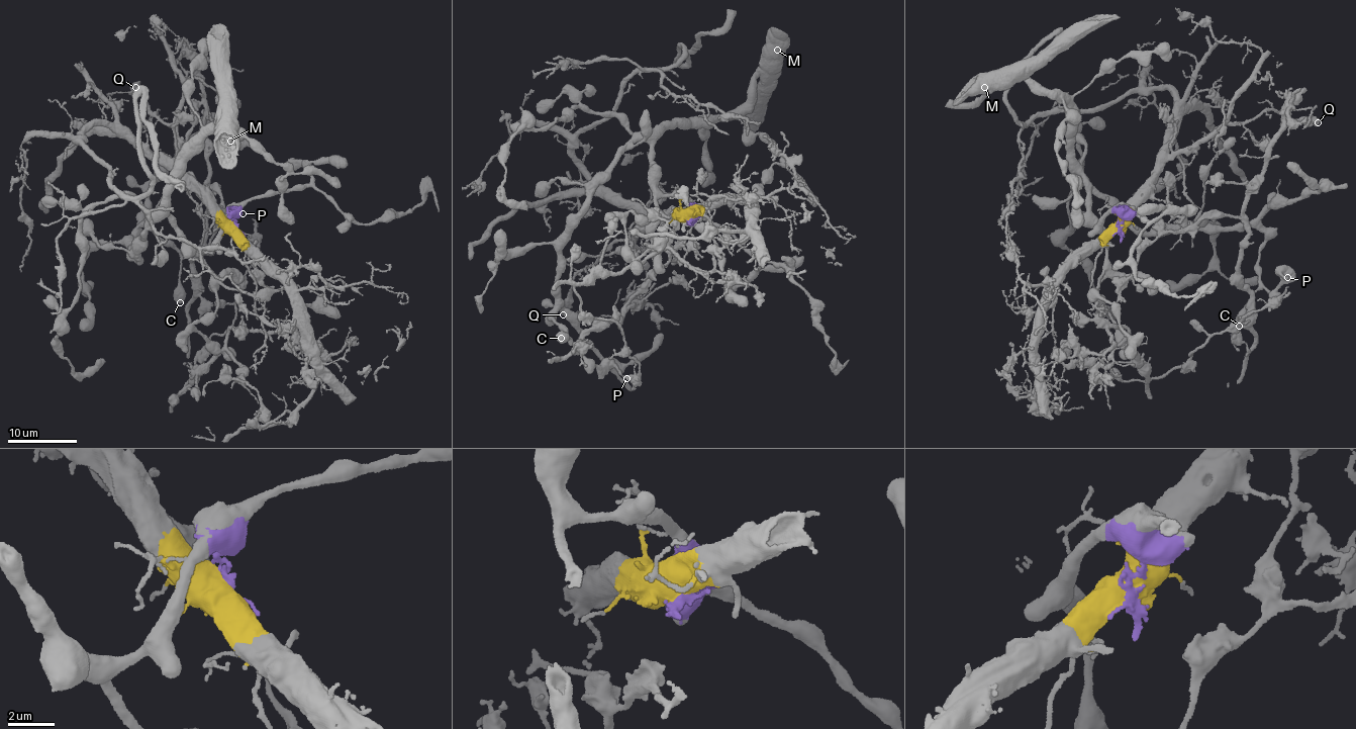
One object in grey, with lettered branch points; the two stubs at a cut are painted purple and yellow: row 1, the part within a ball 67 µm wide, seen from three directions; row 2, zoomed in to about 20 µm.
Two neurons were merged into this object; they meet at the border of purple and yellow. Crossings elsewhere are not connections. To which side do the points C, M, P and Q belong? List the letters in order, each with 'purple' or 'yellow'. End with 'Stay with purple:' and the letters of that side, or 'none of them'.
C: purple
M: purple
P: purple
Q: yellow
Stay with purple: C, M, P

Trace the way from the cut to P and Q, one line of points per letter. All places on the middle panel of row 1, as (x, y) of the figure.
P: (689, 217), (693, 203), (659, 190), (648, 144), (636, 142), (562, 249), (549, 319), (627, 378)
Q: (689, 217), (644, 213), (635, 235), (618, 239), (573, 278), (570, 305), (563, 314)

